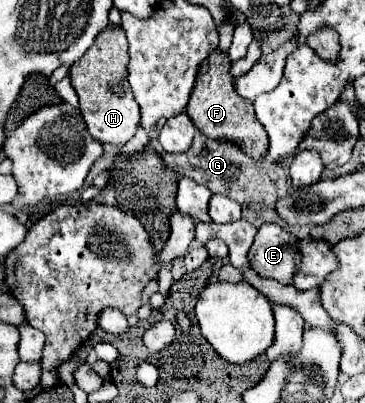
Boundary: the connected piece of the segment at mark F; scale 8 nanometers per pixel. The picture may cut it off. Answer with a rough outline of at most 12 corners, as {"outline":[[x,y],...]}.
{"outline":[[227,52],[197,72],[187,116],[209,138],[263,158],[267,132],[239,98]]}

